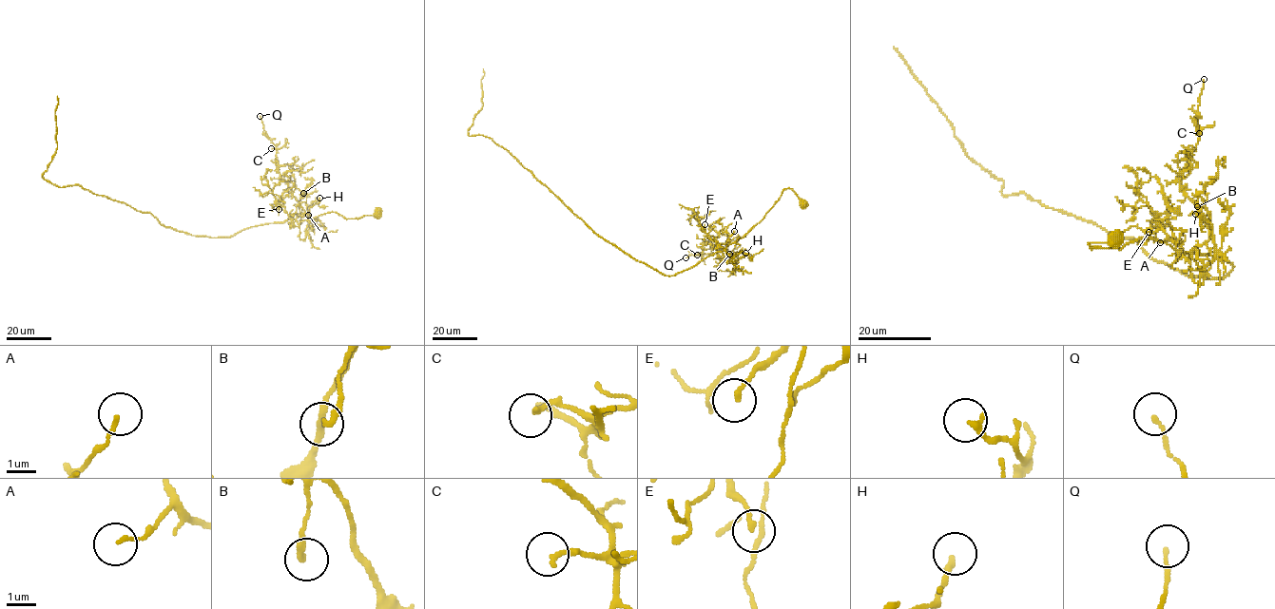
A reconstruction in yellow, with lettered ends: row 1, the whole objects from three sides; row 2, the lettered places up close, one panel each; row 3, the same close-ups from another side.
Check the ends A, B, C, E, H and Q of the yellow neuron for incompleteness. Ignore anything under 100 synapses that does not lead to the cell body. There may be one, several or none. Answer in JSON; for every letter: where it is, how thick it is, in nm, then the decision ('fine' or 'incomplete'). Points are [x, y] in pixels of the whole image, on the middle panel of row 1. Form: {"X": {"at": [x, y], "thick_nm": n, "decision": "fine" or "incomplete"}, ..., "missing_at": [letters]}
{"A": {"at": [734, 231], "thick_nm": 110, "decision": "fine"}, "B": {"at": [729, 254], "thick_nm": 240, "decision": "fine"}, "C": {"at": [697, 255], "thick_nm": 160, "decision": "fine"}, "E": {"at": [705, 224], "thick_nm": 170, "decision": "fine"}, "H": {"at": [745, 253], "thick_nm": 220, "decision": "fine"}, "Q": {"at": [685, 257], "thick_nm": 130, "decision": "fine"}, "missing_at": []}

